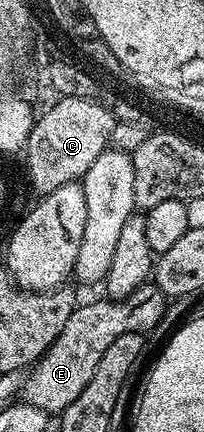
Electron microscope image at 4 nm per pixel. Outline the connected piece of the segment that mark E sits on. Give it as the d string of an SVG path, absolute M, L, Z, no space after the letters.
M156 283L140 285L130 297L121 301L100 300L90 305L78 304L55 343L28 370L29 377L27 373L20 391L24 404L39 407L50 415L60 415L64 409L71 407L71 403L75 403L75 399L79 399L83 387L91 383L91 375L95 375L95 367L99 367L103 351L107 351L107 347L111 347L111 343L124 333L156 330L167 304L165 293Z

